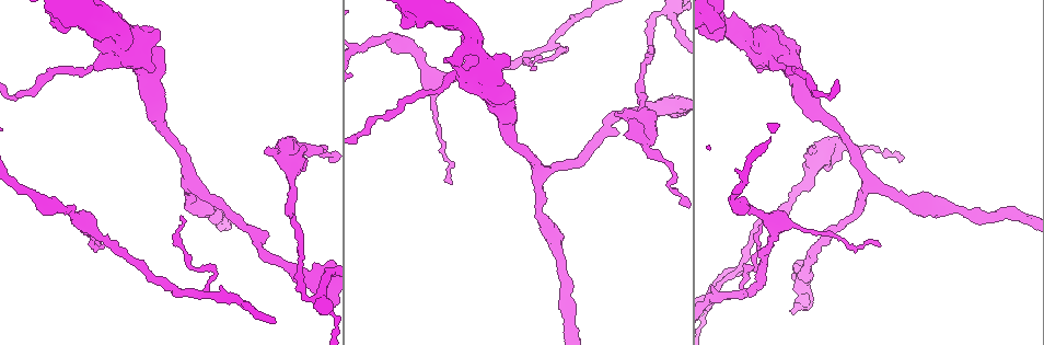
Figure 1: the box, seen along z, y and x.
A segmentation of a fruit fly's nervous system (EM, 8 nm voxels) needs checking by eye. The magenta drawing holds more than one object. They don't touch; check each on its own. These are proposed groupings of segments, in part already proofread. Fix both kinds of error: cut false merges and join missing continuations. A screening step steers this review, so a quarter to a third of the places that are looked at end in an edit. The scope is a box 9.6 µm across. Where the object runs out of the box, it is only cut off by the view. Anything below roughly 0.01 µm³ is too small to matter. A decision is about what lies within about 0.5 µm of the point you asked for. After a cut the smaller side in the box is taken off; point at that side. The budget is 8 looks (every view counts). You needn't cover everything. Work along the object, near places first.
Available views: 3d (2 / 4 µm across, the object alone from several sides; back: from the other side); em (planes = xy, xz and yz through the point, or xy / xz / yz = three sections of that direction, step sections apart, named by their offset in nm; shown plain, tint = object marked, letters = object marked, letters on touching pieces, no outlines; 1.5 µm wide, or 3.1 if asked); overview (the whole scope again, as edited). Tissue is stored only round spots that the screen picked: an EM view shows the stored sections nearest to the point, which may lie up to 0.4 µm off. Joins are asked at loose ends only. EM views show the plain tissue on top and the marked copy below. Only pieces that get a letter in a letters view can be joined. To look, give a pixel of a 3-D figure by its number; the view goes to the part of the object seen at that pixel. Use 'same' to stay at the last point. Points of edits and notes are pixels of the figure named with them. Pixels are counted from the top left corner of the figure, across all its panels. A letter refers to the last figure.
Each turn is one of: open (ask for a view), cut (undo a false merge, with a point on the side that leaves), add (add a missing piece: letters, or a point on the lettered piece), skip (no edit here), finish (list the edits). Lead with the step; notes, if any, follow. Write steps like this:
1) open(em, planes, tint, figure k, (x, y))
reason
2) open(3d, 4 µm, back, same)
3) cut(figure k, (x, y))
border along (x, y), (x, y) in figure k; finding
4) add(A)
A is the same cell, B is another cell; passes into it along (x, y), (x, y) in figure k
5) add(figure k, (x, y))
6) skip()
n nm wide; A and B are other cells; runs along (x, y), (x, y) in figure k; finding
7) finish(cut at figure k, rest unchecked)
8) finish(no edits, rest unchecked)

open(3d, 2 µm, figure 1, (434, 110))
sudden change in width

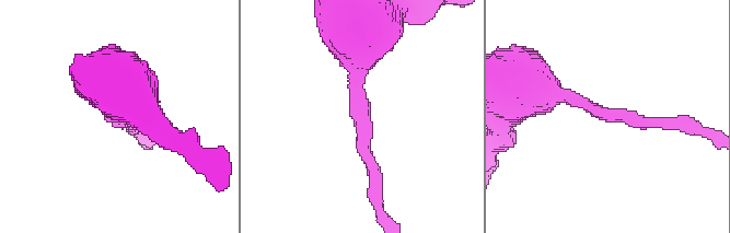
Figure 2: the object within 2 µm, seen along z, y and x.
open(em, planes, tint, figure 2, (611, 112))

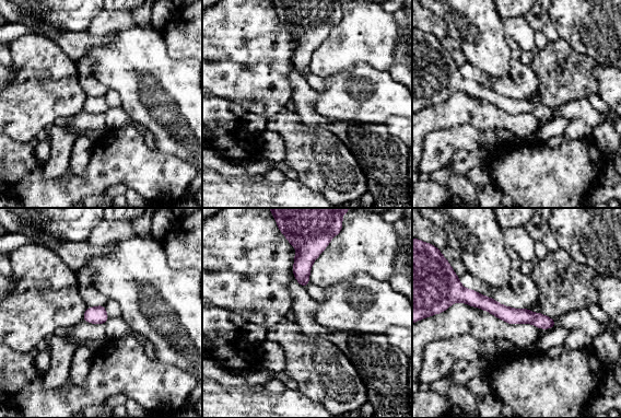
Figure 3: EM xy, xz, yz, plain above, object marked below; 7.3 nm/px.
open(em, planes, letters, same)
what lies round it

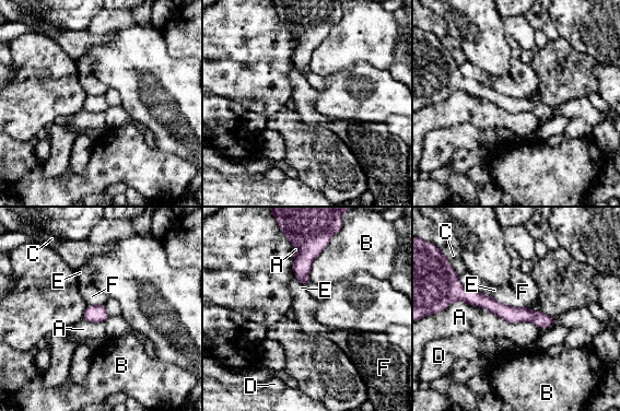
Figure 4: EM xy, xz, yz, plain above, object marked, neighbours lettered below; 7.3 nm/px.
skip()
A touches over 480 nm; A, B, C, D, E and F are other cells; all the same neuron

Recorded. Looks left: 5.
open(3d, 4 µm, figure 1, (266, 153))
branch stops here

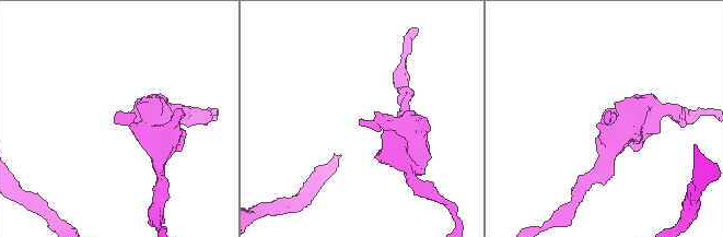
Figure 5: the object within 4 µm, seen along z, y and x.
open(em, planes, letters, figure 5, (361, 121))
shape alone is not enough

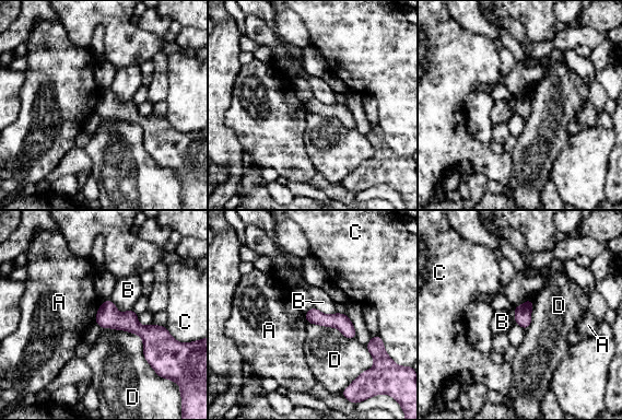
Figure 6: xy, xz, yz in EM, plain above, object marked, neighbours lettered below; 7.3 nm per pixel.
skip()
110 nm wide; A, B, C and D are other cells; runs along (98, 316), (128, 321), (164, 338) in figure 6; no lettered piece goes on from it

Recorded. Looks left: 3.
open(3d, 2 µm, figure 1, (305, 297))
thin arm on a thick one

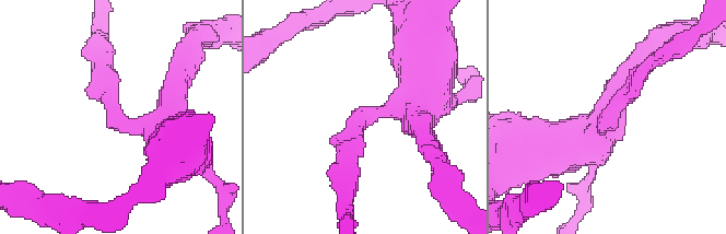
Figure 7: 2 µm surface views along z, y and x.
open(em, planes, letters, figure 7, (610, 121))

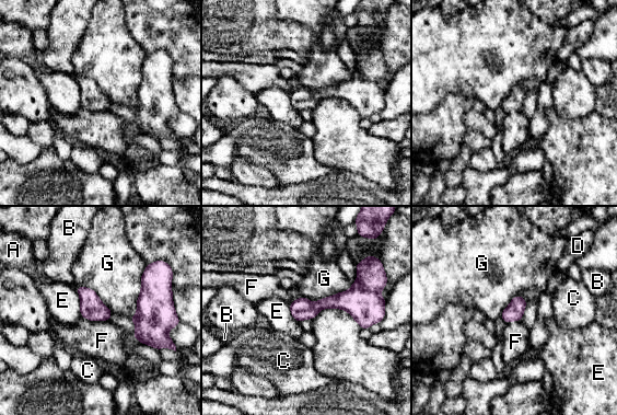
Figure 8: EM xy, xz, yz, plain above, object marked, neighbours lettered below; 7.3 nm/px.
skip()
140 nm wide; A, B, C, D, E, F and G are other cells; runs along (372, 306), (325, 302), (292, 309) in figure 8; one neuron here

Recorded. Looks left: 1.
finish(no edits, rest unchecked)

